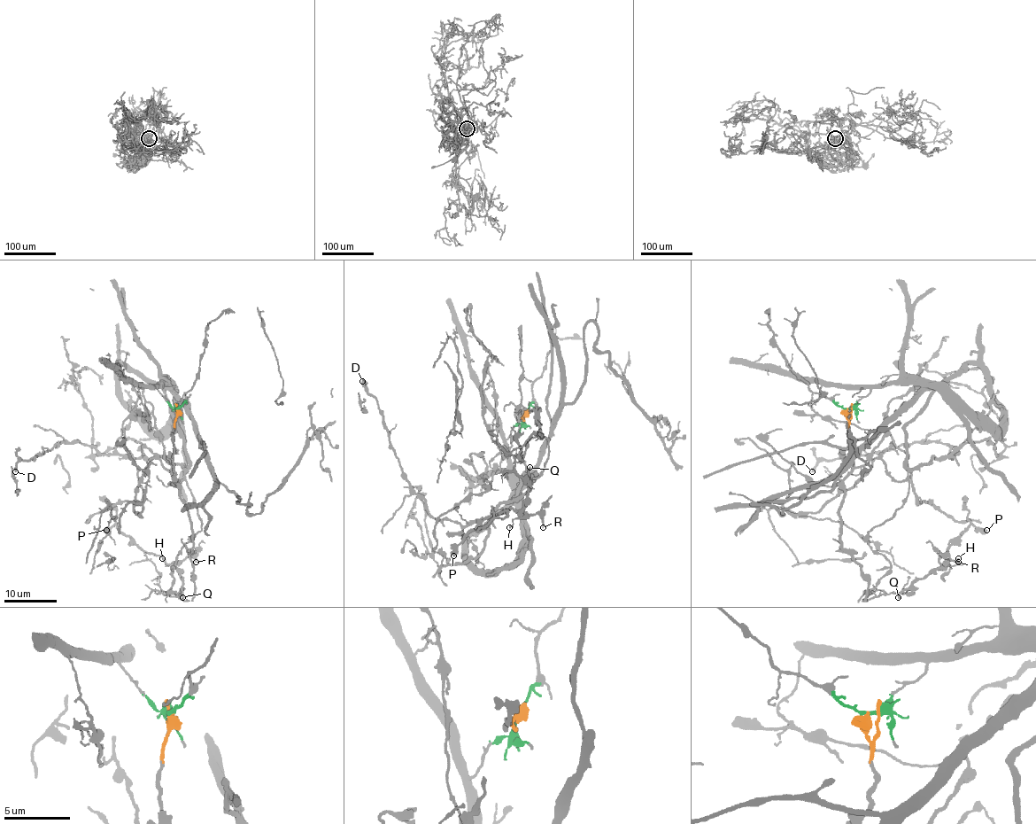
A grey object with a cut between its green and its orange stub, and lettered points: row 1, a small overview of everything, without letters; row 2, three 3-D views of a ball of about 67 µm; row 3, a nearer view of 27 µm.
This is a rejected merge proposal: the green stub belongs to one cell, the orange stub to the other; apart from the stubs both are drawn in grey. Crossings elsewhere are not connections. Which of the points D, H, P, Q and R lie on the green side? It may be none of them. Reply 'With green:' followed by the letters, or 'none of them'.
With green: D

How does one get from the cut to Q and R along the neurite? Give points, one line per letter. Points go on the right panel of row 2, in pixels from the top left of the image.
Q: (846, 409), (842, 454), (853, 470), (839, 508), (842, 548), (868, 581), (863, 600), (911, 591), (898, 597)
R: (846, 409), (842, 454), (853, 470), (841, 542), (868, 581), (863, 600), (908, 594), (946, 555), (959, 562)

